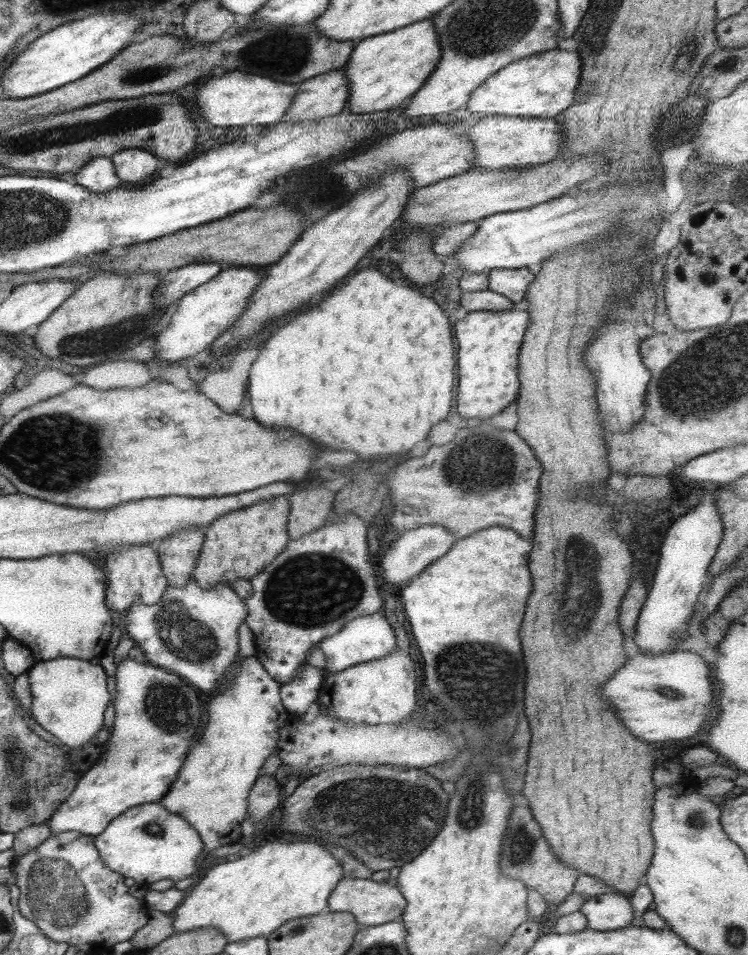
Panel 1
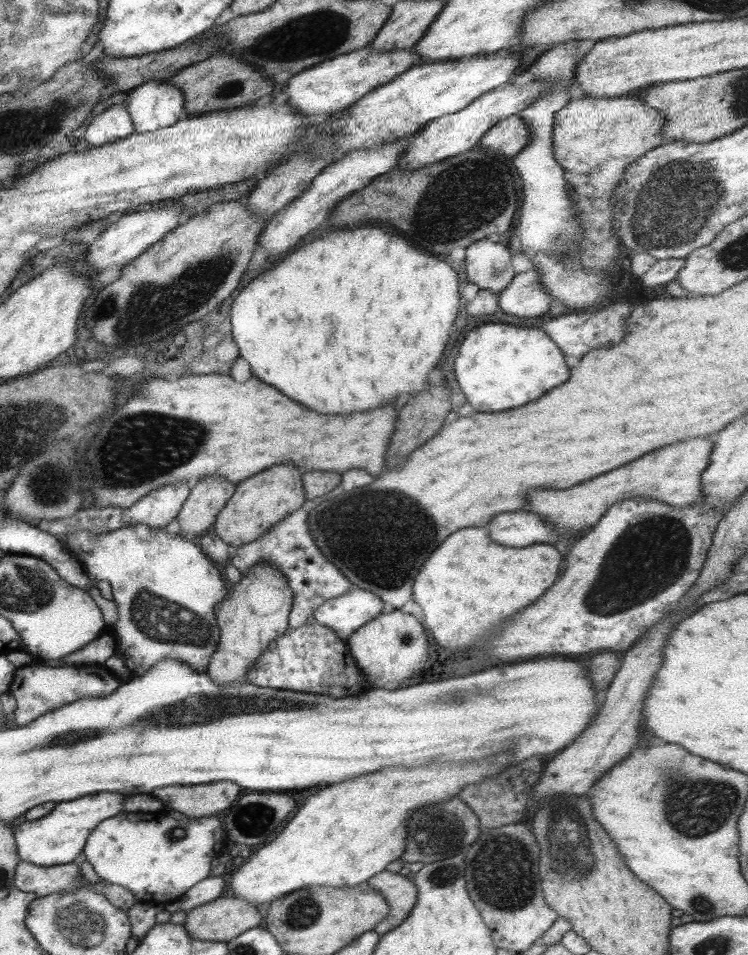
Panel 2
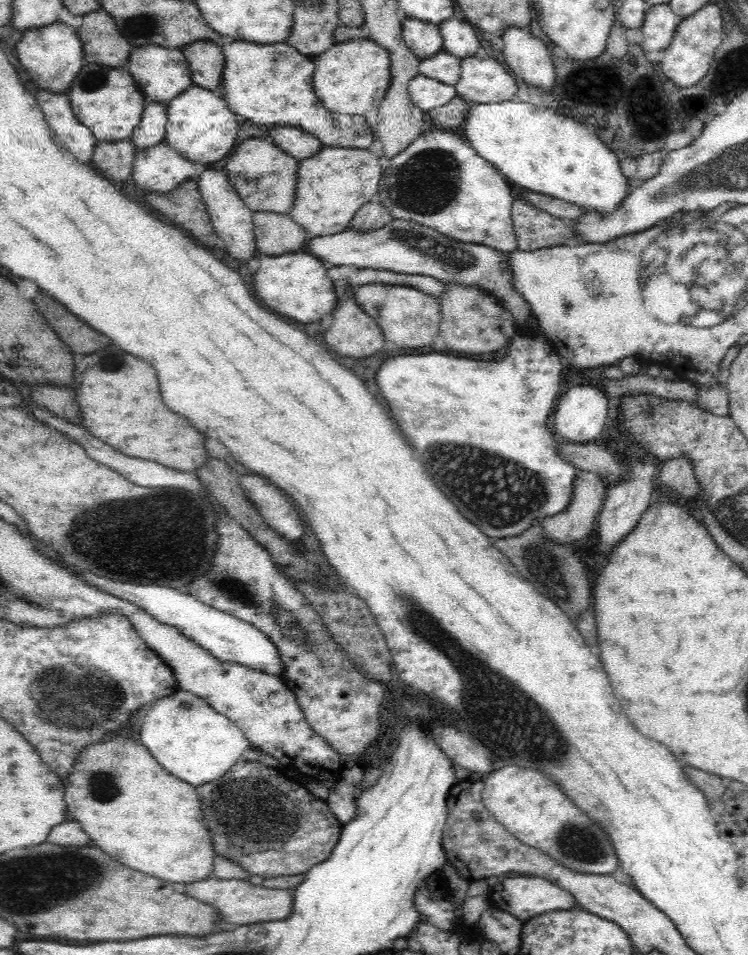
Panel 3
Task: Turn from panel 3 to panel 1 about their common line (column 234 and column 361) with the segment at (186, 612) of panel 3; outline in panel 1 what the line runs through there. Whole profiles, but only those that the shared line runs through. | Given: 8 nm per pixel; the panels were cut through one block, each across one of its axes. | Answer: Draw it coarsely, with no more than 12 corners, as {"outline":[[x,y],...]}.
{"outline":[[381,611],[321,639],[323,671],[338,673],[396,649]]}

